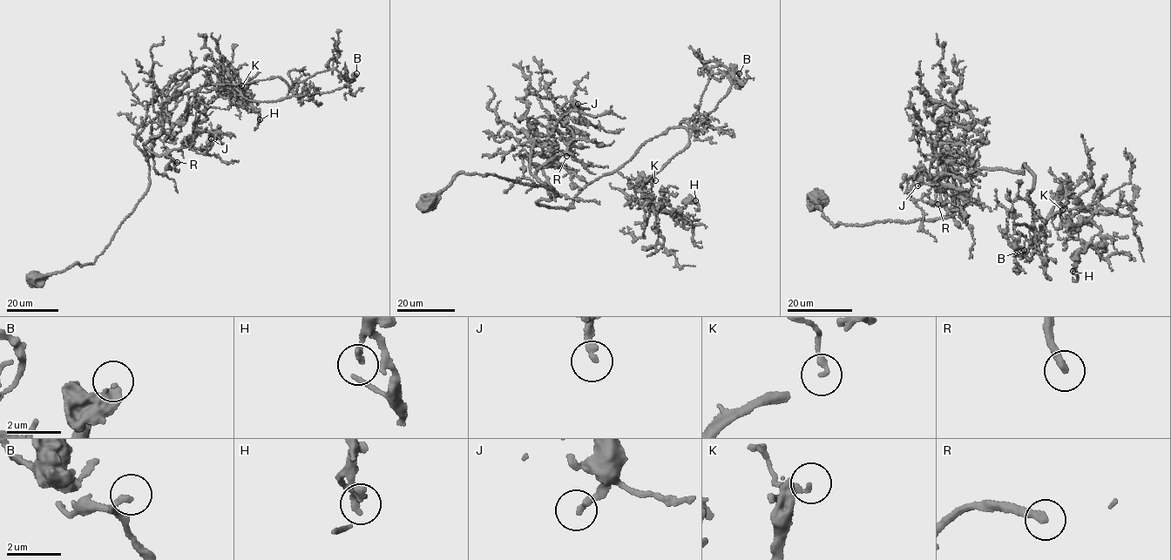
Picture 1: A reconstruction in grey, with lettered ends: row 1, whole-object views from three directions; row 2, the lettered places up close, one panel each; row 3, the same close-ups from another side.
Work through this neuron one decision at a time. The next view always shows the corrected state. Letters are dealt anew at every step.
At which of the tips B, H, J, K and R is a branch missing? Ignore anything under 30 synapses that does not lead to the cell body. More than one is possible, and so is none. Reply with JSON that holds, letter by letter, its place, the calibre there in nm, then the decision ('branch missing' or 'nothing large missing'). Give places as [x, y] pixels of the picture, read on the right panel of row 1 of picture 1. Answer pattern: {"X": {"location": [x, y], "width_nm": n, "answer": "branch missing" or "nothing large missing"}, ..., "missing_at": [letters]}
{"B": {"location": [1024, 250], "width_nm": 240, "answer": "branch missing"}, "H": {"location": [1072, 271], "width_nm": 200, "answer": "nothing large missing"}, "J": {"location": [917, 185], "width_nm": 240, "answer": "nothing large missing"}, "K": {"location": [1062, 210], "width_nm": 170, "answer": "nothing large missing"}, "R": {"location": [937, 204], "width_nm": 320, "answer": "branch missing"}, "missing_at": ["B", "R"]}

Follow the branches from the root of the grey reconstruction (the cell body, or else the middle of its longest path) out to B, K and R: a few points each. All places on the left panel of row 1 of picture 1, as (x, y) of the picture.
B: (37, 276), (109, 245), (149, 183), (136, 137), (175, 97), (277, 77), (287, 97), (323, 93), (356, 73)
K: (37, 276), (109, 245), (169, 101), (288, 93), (241, 85)
R: (37, 276), (77, 263), (94, 263), (145, 193), (150, 181), (145, 147), (177, 162)

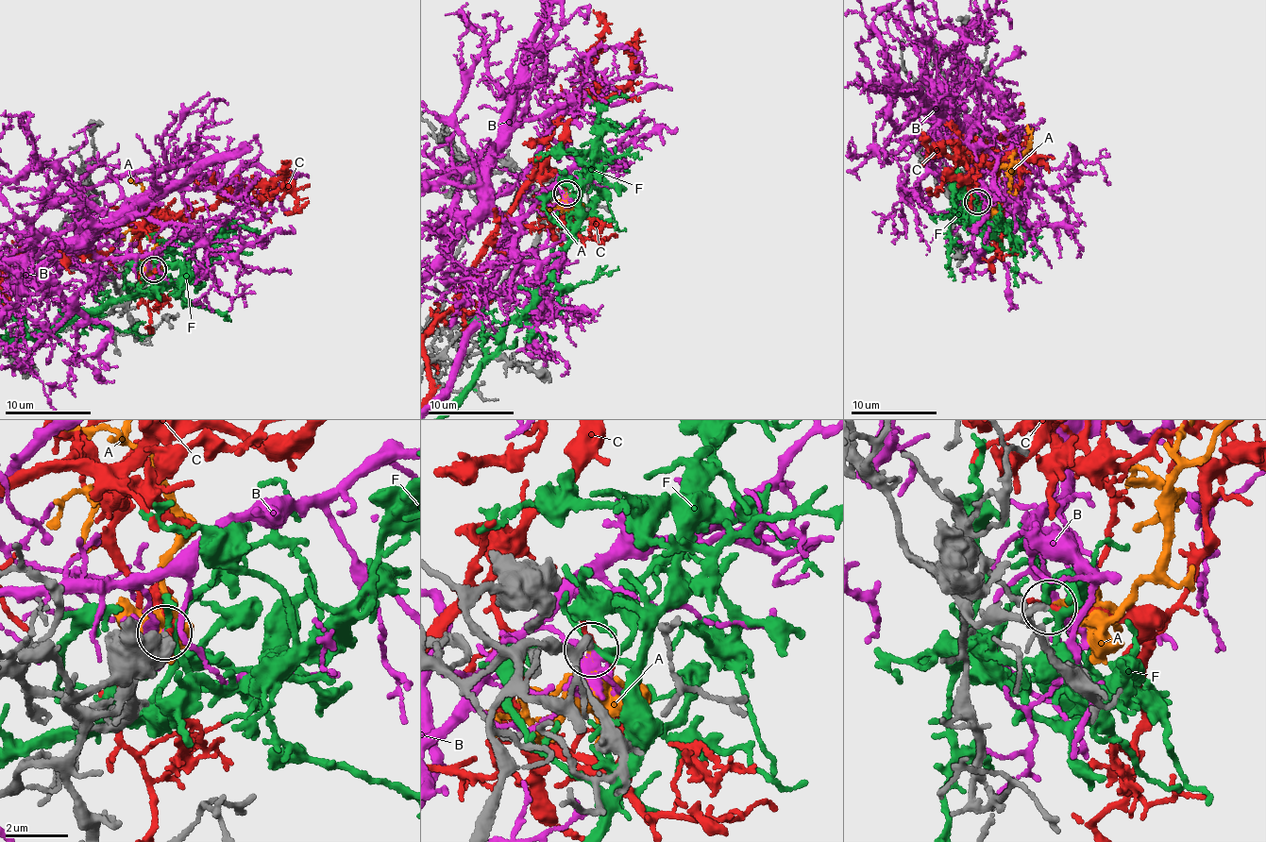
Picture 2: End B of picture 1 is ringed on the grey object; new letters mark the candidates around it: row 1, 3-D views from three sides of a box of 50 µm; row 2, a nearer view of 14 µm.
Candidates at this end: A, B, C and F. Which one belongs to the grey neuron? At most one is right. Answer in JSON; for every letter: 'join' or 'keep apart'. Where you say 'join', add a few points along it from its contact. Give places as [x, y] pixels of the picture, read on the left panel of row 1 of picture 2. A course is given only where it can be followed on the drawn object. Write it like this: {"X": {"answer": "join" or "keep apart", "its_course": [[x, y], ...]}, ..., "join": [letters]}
{"A": {"answer": "join"}, "B": {"answer": "keep apart"}, "C": {"answer": "keep apart"}, "F": {"answer": "keep apart"}, "join": ["A"]}

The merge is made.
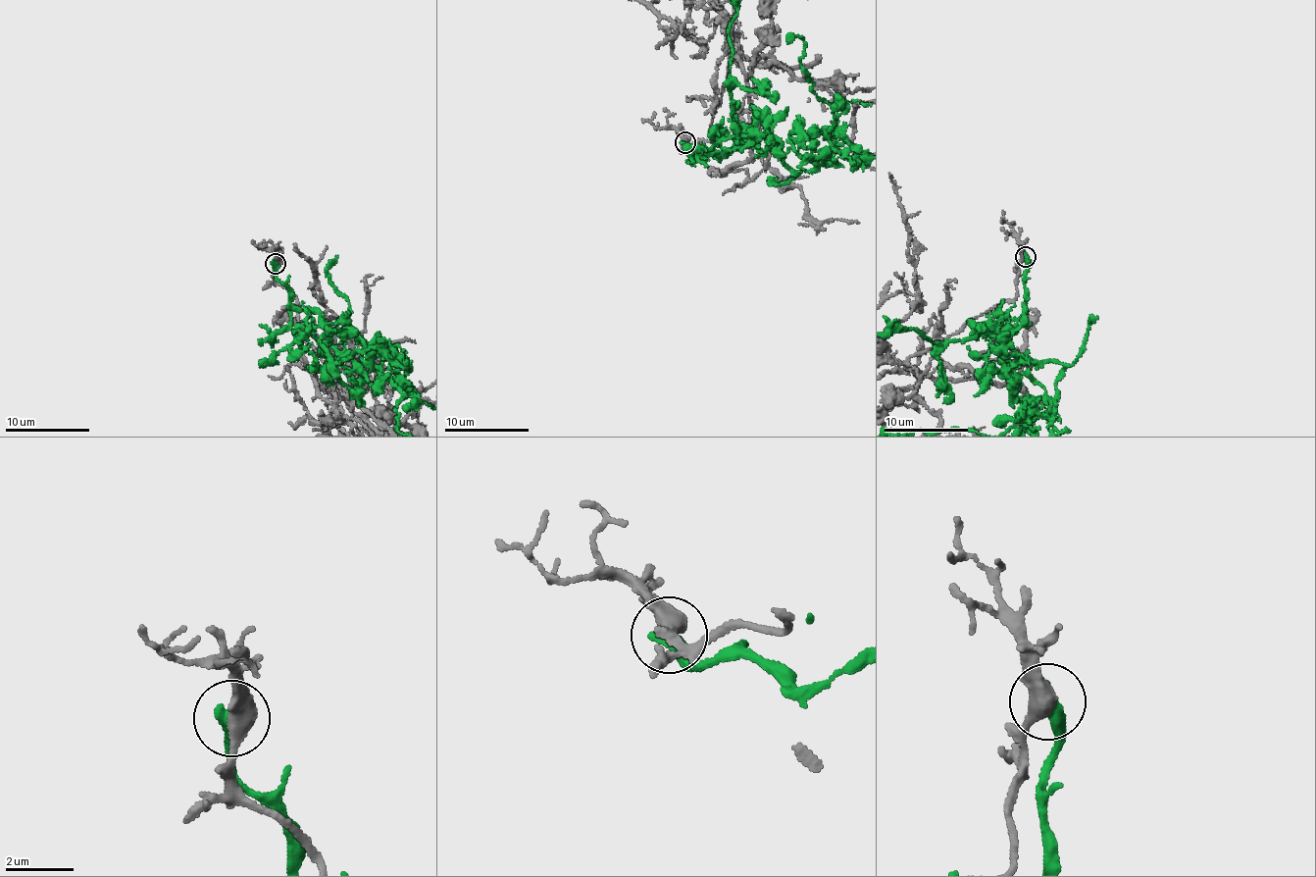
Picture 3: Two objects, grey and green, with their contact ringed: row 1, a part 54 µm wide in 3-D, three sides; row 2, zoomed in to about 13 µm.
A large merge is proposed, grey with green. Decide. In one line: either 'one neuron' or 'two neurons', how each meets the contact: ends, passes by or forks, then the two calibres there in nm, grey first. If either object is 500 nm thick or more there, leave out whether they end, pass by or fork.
two neurons | grey passes by | green ends | 460/460 nm

